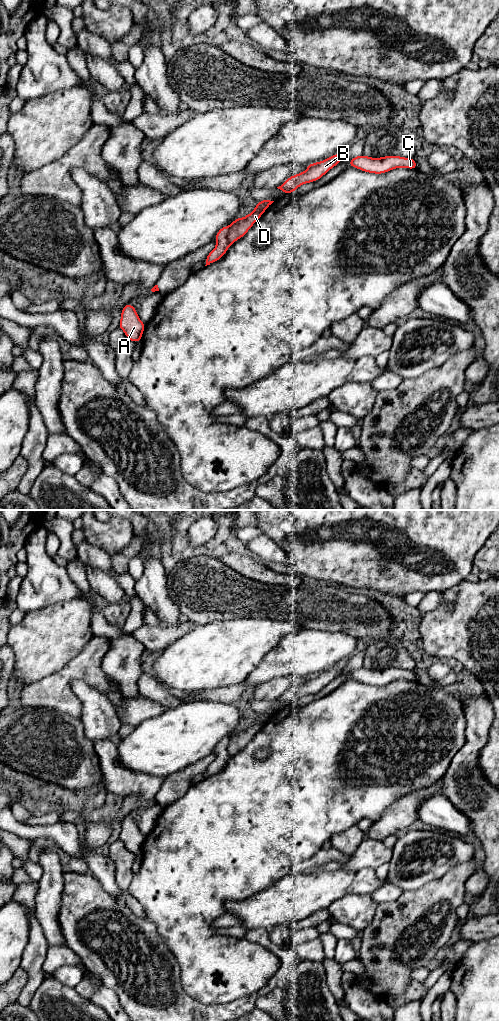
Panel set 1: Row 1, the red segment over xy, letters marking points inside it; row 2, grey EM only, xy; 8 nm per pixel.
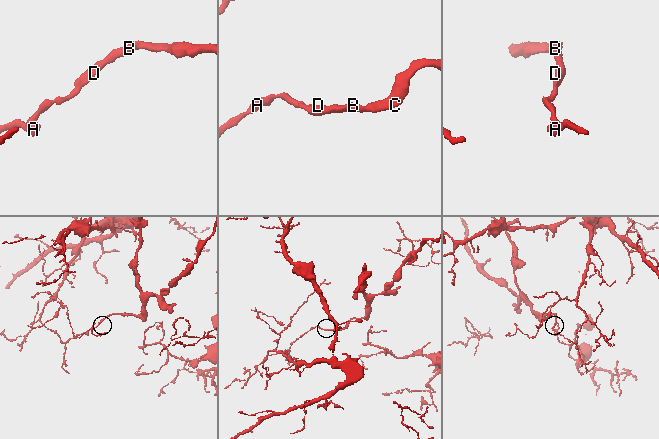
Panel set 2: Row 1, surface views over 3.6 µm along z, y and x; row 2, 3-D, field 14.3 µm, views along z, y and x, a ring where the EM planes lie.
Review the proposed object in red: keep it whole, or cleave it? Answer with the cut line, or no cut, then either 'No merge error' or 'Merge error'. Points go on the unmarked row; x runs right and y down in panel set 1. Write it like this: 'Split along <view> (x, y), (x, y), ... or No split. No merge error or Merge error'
Split along xy (228, 738), (227, 752), (230, 756). Merge error

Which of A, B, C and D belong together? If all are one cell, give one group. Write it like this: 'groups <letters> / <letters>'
groups A / B C D

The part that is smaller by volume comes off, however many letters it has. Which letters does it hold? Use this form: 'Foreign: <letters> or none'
Foreign: B, C, D

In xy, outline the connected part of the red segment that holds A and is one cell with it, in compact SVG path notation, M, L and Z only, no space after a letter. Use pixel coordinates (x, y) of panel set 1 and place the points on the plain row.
M128 815L122 820L118 839L123 842L124 846L131 854L142 852L145 836L138 829L133 817Z

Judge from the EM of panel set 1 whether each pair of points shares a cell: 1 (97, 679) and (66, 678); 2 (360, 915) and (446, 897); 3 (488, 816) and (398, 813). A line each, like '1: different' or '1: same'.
1: same
2: different
3: different

